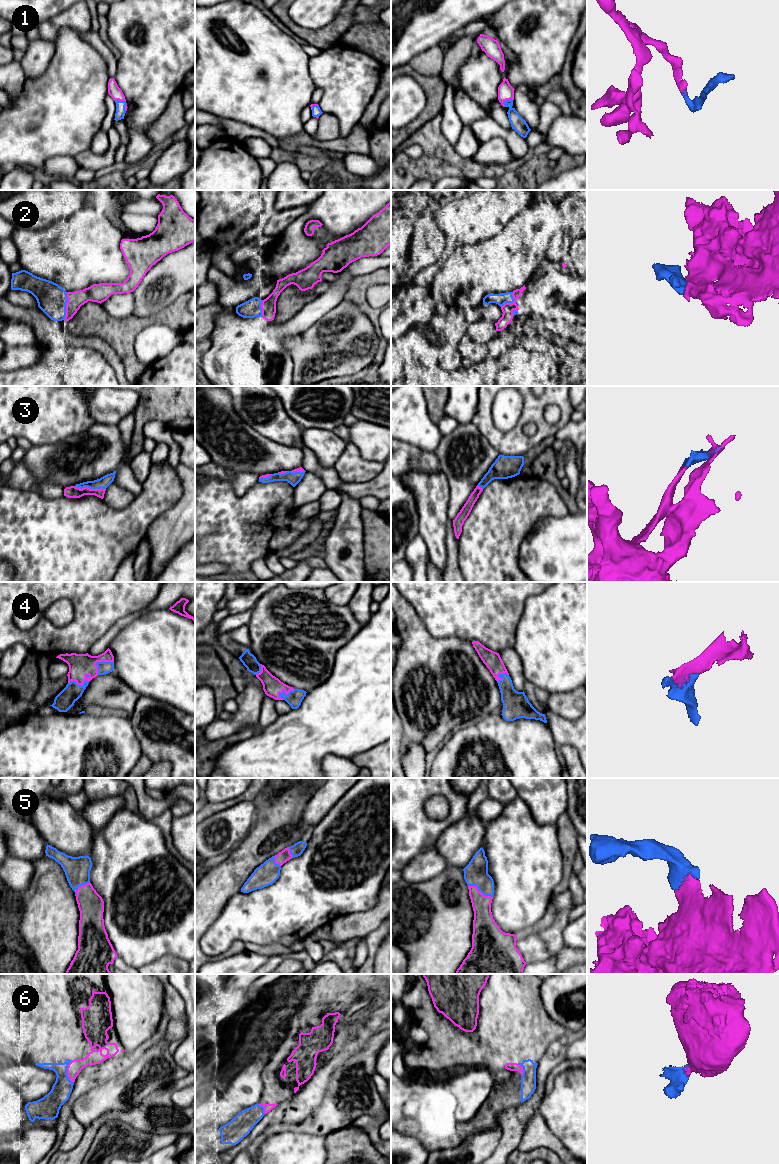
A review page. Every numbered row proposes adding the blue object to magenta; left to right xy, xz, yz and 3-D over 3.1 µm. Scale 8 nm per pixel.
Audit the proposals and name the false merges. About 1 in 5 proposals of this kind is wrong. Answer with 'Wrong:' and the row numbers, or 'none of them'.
Wrong: none of them

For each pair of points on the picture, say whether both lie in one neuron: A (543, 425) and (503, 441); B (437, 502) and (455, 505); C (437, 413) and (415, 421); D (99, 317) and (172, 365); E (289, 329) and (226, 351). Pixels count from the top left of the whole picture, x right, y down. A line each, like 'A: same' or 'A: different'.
A: same
B: different
C: different
D: different
E: same

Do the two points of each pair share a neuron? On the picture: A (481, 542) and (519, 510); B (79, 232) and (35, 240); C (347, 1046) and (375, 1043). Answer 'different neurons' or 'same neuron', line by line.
A: same neuron
B: same neuron
C: different neurons

